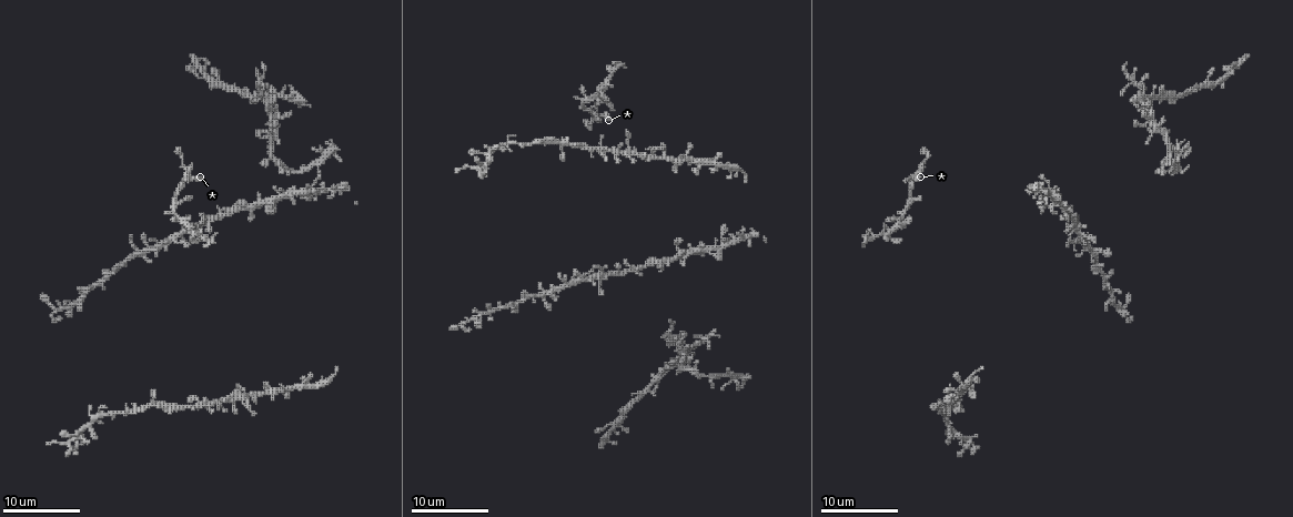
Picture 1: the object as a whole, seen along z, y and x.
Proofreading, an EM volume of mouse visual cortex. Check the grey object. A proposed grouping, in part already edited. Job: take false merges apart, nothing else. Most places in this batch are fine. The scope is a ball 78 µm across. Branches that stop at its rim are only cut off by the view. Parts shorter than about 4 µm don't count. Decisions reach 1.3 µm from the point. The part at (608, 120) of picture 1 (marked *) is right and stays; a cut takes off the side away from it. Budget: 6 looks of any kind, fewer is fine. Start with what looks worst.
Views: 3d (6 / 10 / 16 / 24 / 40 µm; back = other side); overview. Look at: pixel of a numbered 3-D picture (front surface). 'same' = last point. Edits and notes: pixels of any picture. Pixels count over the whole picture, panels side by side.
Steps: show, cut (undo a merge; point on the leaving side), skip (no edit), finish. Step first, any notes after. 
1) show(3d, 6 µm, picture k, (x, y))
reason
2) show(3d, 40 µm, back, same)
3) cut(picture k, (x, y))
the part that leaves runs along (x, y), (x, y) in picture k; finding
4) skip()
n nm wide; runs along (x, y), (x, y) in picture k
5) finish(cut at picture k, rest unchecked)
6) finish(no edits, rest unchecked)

show(3d, 6 µm, picture 1, (677, 246))
three arms meet

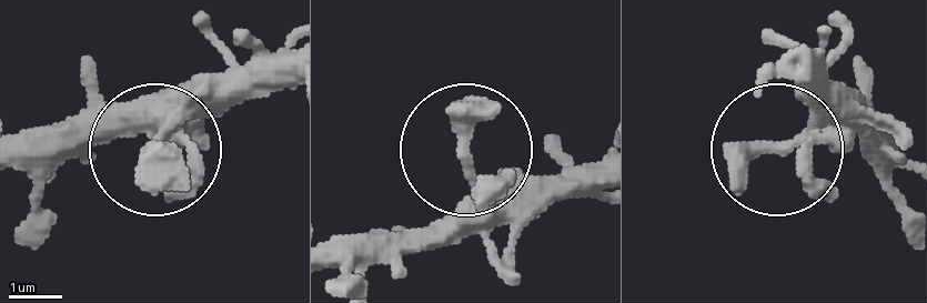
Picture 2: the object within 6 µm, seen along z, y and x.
show(3d, 6 µm, back, picture 2, (788, 146))

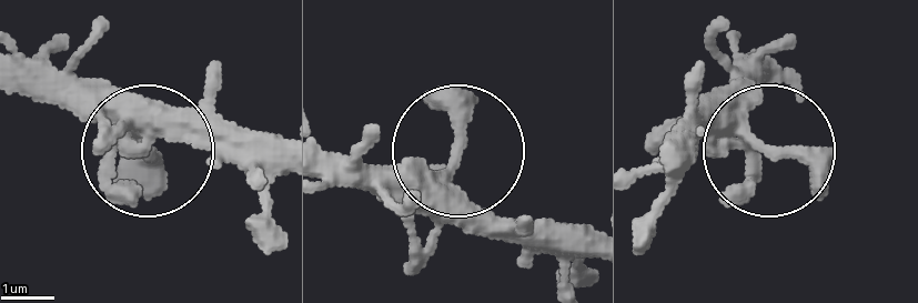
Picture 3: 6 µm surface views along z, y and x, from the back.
skip()
continuous, no second neuron

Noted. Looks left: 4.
show(3d, 10 µm, picture 1, (652, 157))
side arm on a straight run

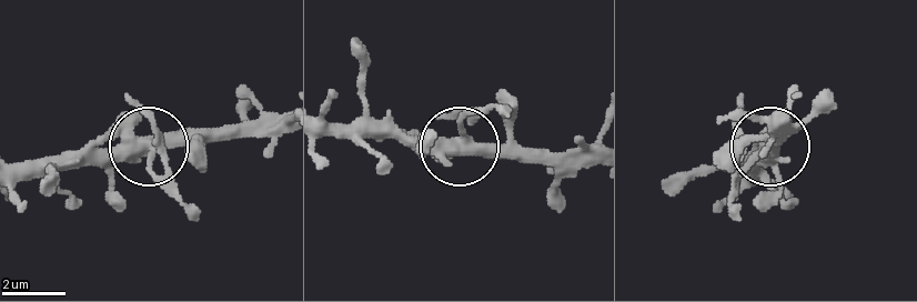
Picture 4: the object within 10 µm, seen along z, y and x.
show(3d, 10 µm, back, picture 4, (470, 152))

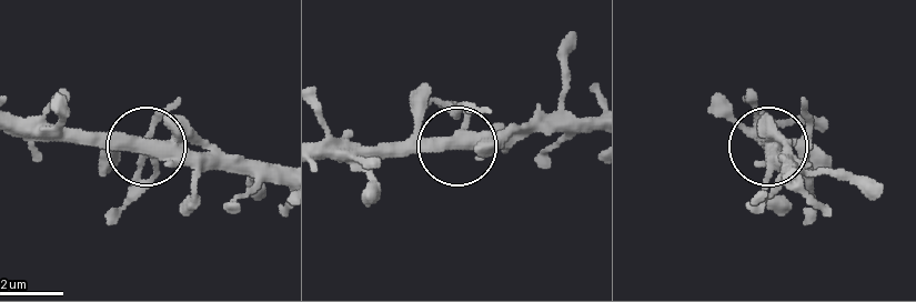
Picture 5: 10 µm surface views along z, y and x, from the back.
cut(picture 5, (132, 195))
side arm 15 µm; 3 arms; two neurons meet here

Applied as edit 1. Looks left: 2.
show(3d, 16 µm, picture 1, (68, 441))
small branch off a trunk

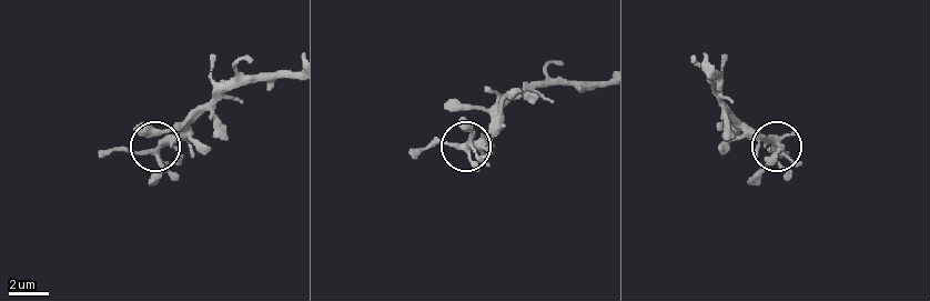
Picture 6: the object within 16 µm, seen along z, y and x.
skip()
350 nm wide; runs along (289, 71), (234, 78), (184, 131), (150, 149), (102, 151) in picture 6; all the same neuron

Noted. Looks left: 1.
finish(cut at picture 5, rest unchecked)

